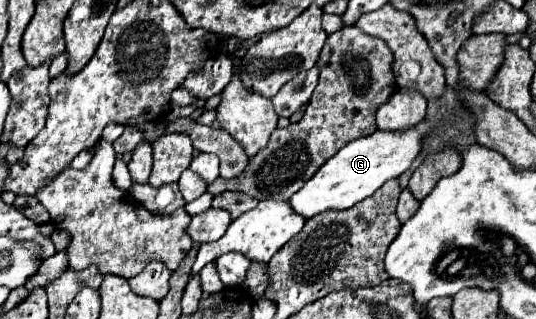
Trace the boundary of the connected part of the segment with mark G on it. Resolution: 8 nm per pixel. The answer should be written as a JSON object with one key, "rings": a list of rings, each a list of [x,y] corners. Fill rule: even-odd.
{"rings":[[[419,123],[415,127],[409,127],[405,131],[381,131],[377,129],[375,133],[355,139],[351,143],[347,143],[337,155],[333,155],[329,159],[329,163],[325,163],[321,167],[321,171],[317,171],[291,199],[291,207],[303,215],[305,219],[311,219],[313,215],[331,211],[331,209],[349,209],[353,205],[357,205],[359,201],[371,197],[385,181],[389,179],[397,179],[401,173],[405,173],[413,159],[419,155],[421,145],[423,145],[423,137],[431,133],[431,125],[429,123]]]}

